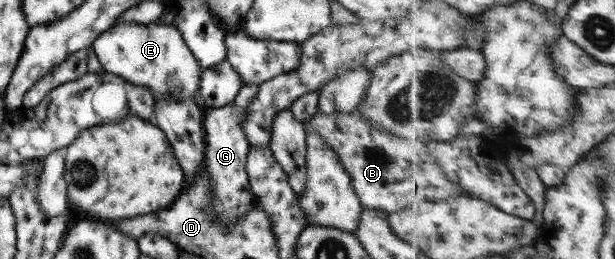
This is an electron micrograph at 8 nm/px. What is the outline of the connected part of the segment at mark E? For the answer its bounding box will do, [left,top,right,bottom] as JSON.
[92,21,202,98]

